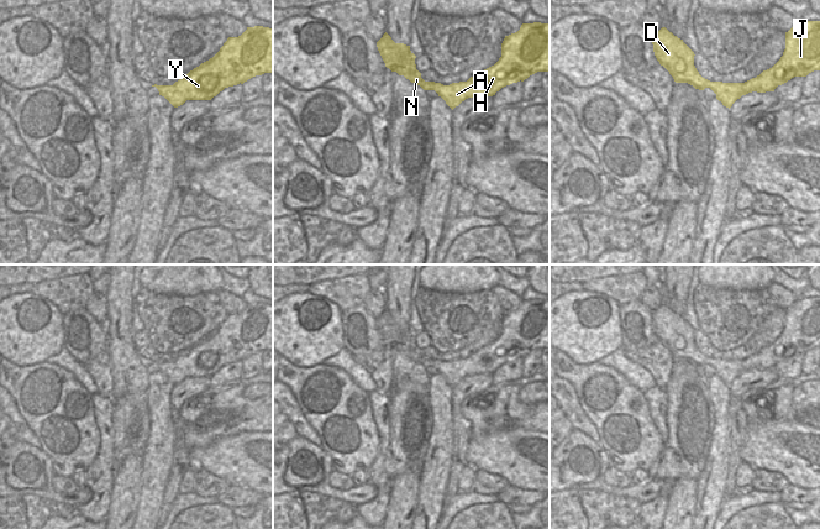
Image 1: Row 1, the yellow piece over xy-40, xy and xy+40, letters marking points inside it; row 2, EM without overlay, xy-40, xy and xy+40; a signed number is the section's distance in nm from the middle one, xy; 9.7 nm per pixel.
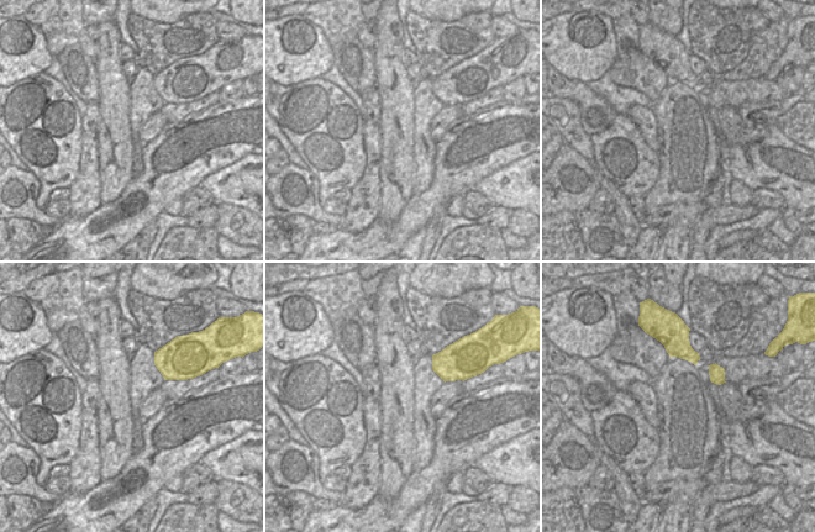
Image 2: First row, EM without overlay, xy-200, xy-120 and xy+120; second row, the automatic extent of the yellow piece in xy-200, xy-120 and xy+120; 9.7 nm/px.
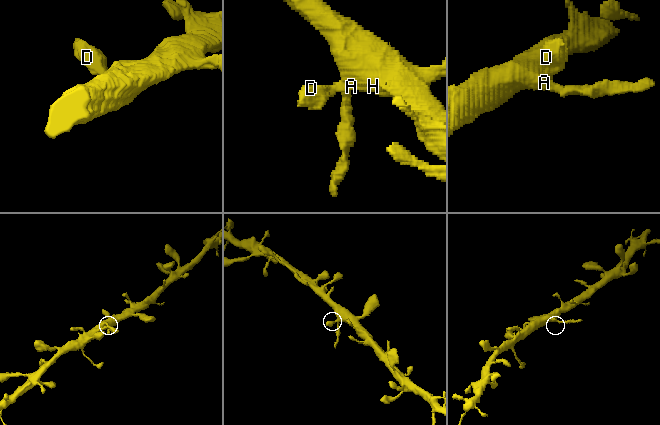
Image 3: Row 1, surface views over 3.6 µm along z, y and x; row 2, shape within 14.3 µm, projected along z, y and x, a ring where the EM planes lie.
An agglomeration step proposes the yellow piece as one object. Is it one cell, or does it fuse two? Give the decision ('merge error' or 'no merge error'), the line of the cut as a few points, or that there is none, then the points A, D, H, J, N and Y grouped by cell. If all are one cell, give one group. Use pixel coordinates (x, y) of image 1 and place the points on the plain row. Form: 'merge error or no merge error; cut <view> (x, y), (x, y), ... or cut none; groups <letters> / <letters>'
no merge error; cut none; groups A D H J N Y

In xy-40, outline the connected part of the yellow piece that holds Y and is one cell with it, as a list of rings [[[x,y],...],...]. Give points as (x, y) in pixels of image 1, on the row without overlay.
[[[254,303],[238,314],[228,314],[209,337],[173,362],[152,362],[174,384],[186,377],[211,377],[225,365],[273,350],[273,305]]]

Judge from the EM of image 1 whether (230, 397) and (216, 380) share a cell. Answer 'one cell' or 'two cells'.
two cells

